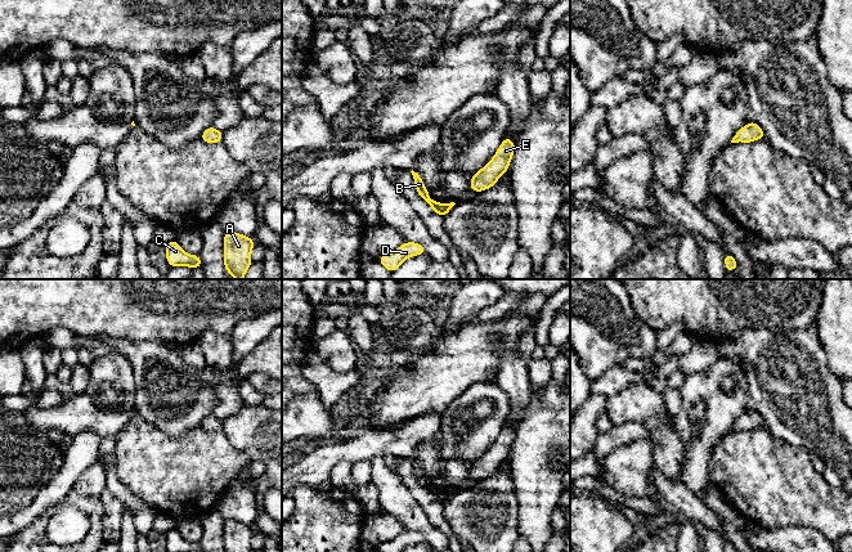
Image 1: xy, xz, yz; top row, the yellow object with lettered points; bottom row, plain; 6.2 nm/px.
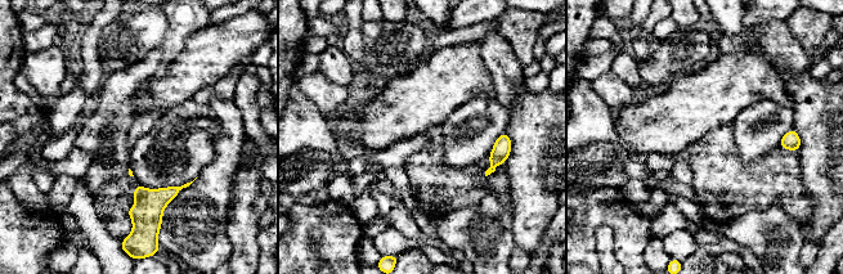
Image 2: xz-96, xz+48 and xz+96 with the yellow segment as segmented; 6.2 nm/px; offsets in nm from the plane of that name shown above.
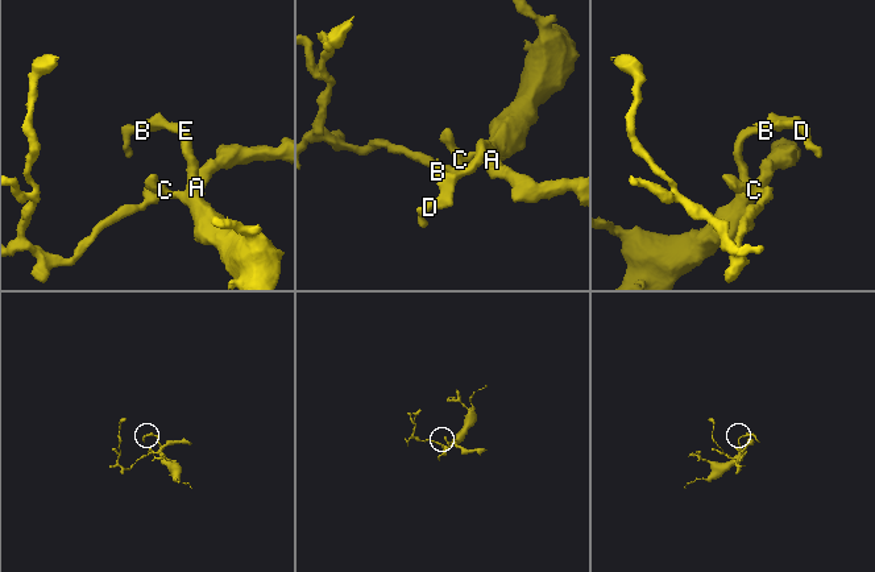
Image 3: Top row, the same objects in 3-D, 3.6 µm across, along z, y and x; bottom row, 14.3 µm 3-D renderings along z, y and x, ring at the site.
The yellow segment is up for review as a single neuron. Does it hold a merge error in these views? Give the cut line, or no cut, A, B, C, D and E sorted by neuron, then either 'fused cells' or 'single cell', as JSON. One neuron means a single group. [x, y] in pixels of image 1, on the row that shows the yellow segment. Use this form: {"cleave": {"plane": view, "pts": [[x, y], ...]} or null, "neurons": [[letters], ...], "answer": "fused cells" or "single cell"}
{"cleave": null, "neurons": [["A", "B", "C", "D", "E"]], "answer": "single cell"}

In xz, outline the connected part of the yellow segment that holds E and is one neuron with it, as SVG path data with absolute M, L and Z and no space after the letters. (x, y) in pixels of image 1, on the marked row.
M505 136L493 158L472 175L470 183L471 190L479 193L492 188L498 181L499 176L507 172L514 152L515 143Z

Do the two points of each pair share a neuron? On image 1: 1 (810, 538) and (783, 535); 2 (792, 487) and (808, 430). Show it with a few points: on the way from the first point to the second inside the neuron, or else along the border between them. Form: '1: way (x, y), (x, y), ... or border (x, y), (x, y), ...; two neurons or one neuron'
1: way (803, 538), (789, 538); one neuron
2: border (776, 435), (811, 453); two neurons

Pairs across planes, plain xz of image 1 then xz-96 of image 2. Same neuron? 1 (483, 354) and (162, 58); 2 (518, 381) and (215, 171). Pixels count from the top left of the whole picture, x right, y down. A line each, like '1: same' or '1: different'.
1: different
2: same

